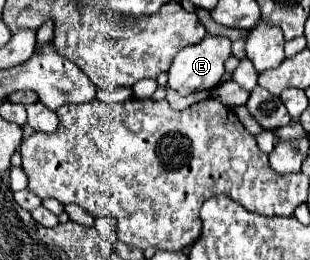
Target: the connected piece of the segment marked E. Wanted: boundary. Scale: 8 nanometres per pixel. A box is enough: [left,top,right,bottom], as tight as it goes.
[168,36,230,96]

